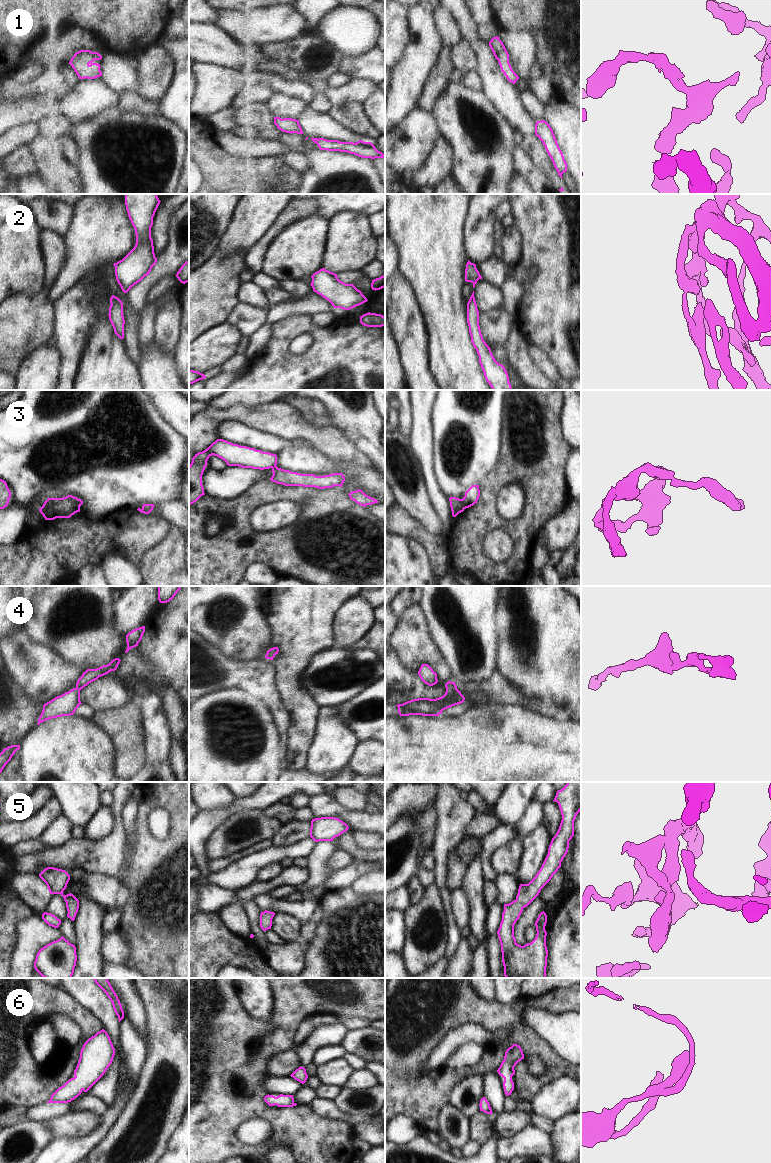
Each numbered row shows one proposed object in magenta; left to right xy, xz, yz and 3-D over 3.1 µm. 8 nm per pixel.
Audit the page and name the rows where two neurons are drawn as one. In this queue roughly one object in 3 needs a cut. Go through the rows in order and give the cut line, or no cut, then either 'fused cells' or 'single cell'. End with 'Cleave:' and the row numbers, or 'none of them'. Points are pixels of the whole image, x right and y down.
1: no cut | single cell
2: no cut | single cell
3: yz (461, 499), (461, 504), (464, 508) | fused cells
4: no cut | single cell
5: no cut | single cell
6: no cut | single cell
Cleave: 3

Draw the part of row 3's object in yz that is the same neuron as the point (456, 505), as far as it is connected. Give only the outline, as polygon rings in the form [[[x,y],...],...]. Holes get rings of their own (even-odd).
[[[450,497],[449,501],[450,501],[450,507],[451,507],[453,517],[456,517],[459,513],[464,511],[462,505],[462,499],[456,497]]]

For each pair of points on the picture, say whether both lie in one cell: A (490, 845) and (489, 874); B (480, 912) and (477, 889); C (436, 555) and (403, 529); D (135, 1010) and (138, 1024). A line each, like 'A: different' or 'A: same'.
A: same
B: same
C: same
D: same

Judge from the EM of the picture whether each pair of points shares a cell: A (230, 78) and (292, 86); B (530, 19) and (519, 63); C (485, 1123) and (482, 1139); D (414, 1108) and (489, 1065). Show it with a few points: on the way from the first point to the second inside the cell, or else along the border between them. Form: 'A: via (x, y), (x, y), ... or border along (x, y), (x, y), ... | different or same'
A: via (245, 77), (270, 77), (277, 82) | same
B: border along (504, 28), (529, 31), (536, 41), (537, 52) | different
C: via (482, 1127), (482, 1135) | same
D: via (433, 1089), (447, 1078), (470, 1071) | same

